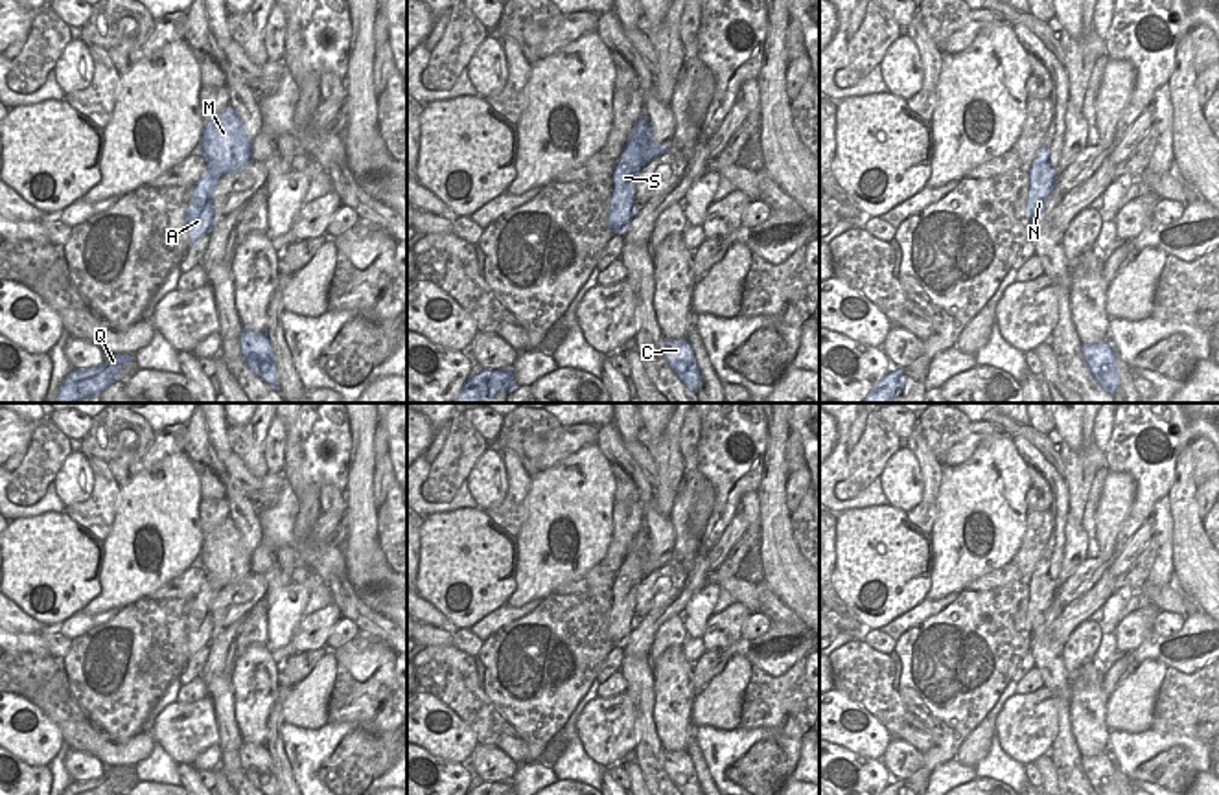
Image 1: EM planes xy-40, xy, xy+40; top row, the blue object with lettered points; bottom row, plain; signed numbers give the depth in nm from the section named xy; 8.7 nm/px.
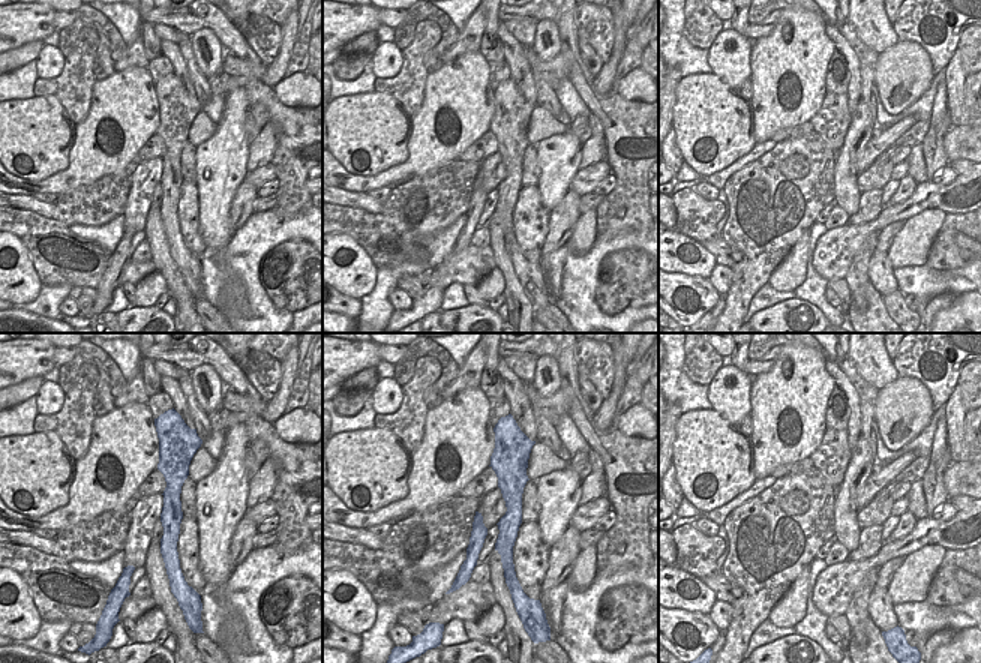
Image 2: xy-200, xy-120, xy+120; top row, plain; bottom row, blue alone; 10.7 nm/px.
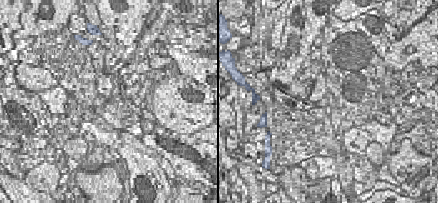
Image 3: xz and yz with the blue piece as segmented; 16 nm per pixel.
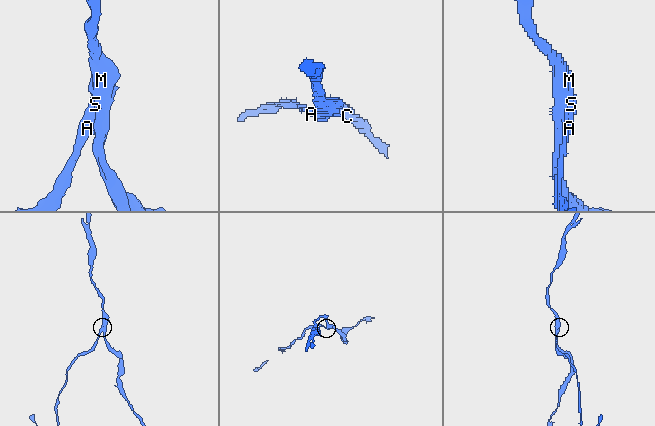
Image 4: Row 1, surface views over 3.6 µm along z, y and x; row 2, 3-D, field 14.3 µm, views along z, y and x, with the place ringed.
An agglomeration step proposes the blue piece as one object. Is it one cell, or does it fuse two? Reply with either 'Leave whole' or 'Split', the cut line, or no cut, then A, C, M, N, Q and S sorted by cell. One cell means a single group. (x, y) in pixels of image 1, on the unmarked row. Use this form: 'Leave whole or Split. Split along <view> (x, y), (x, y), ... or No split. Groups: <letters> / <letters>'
Split. Split along xy-40 (194, 600), (212, 637). Groups: A Q / C M N S

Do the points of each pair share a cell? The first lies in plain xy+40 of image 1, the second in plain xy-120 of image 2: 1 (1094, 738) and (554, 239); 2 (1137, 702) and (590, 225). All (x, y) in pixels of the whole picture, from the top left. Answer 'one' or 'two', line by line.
1: two
2: one

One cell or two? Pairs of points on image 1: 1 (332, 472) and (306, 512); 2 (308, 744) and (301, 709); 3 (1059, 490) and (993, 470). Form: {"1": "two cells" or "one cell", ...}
{"1": "one cell", "2": "two cells", "3": "two cells"}

